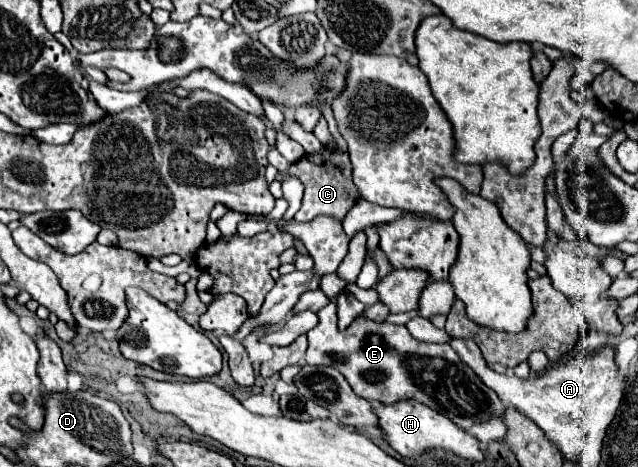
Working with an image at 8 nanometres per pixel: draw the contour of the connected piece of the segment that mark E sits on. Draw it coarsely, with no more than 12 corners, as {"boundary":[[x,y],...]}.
{"boundary":[[318,311],[304,363],[368,401],[416,399],[458,427],[504,405],[448,343]]}

